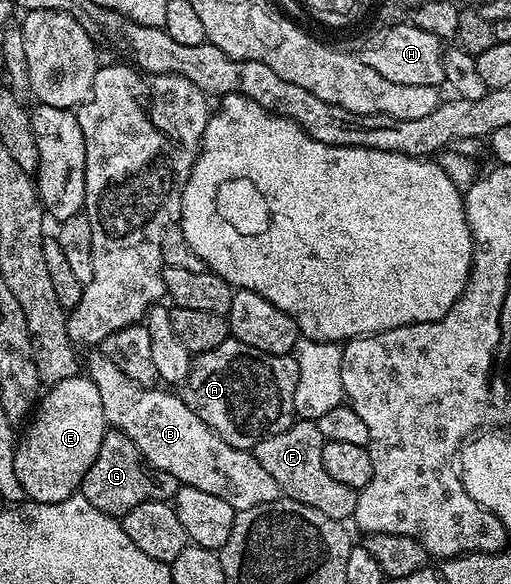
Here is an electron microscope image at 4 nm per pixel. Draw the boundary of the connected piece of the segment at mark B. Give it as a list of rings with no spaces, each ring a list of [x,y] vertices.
[[[103,353],[89,354],[92,355],[88,358],[86,375],[98,386],[107,425],[130,436],[153,470],[170,472],[181,486],[199,488],[201,492],[219,496],[236,511],[270,504],[281,497],[274,476],[258,464],[255,453],[226,444],[222,436],[218,436],[184,403],[179,393],[168,388],[138,386]]]

